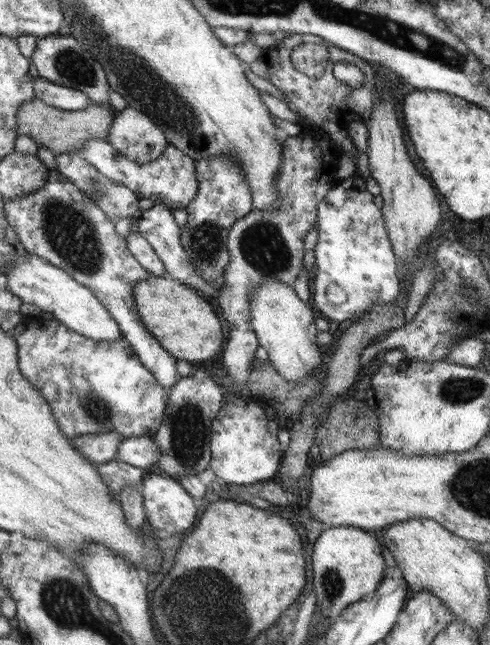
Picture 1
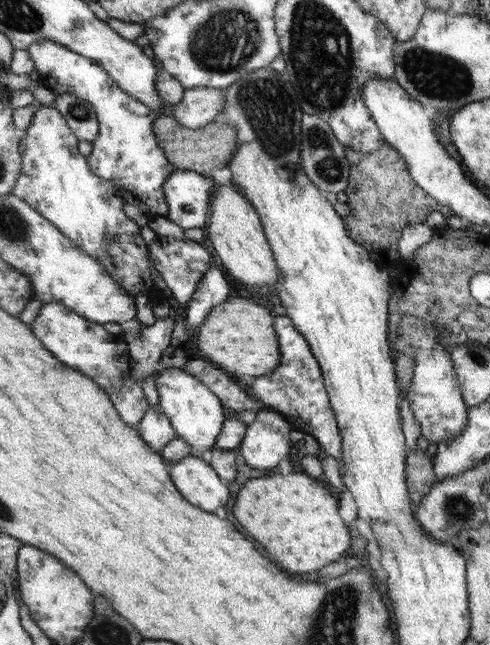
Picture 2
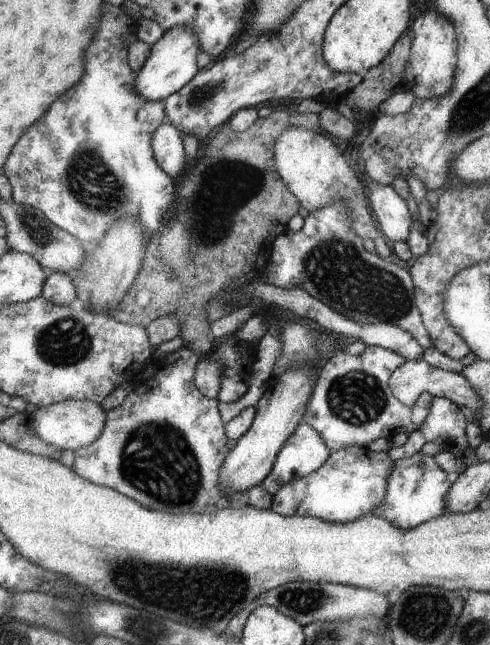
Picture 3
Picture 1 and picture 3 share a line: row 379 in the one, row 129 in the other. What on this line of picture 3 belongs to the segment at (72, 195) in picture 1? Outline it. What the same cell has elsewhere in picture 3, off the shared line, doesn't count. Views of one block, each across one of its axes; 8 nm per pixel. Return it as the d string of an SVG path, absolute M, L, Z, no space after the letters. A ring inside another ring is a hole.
M168 122L162 123L152 136L152 148L155 159L176 181L188 168L184 145L180 137L180 129Z

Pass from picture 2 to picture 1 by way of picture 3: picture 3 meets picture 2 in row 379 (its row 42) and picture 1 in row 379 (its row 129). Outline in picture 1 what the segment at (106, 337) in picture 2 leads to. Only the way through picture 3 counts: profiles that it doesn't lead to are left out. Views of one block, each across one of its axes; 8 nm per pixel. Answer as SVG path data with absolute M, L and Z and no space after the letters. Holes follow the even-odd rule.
M36 316L36 318L24 318L20 324L16 326L11 332L11 336L19 343L19 368L22 373L40 392L44 392L44 397L48 400L48 404L54 409L55 419L59 421L59 427L63 429L63 432L68 432L68 438L74 438L82 435L95 435L102 434L104 432L116 431L120 433L124 438L135 436L149 436L153 437L156 431L163 426L163 420L167 415L167 407L170 403L169 389L164 388L163 385L156 380L155 373L148 369L139 356L135 353L135 349L131 347L131 342L122 339L114 342L100 342L91 340L90 337L84 337L80 333L73 332L66 325L61 324L59 320L54 318L53 320L43 319L42 316Z

